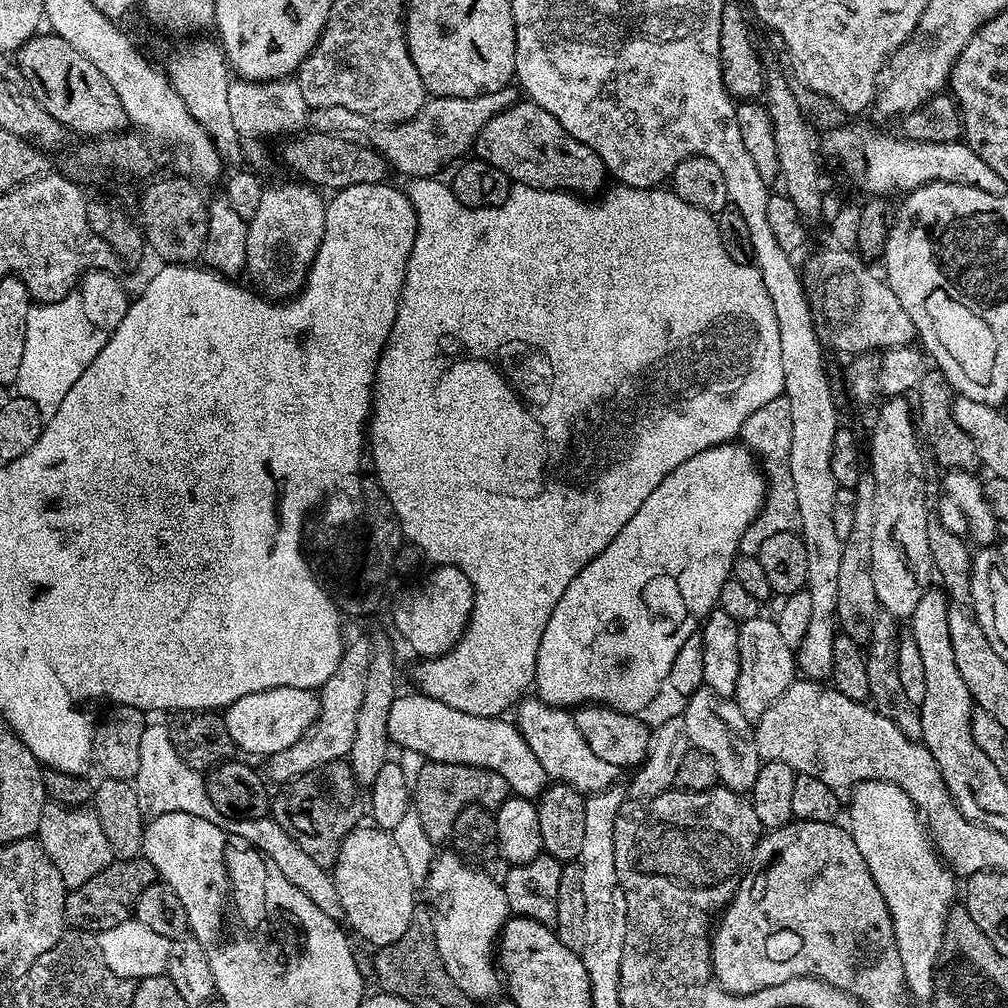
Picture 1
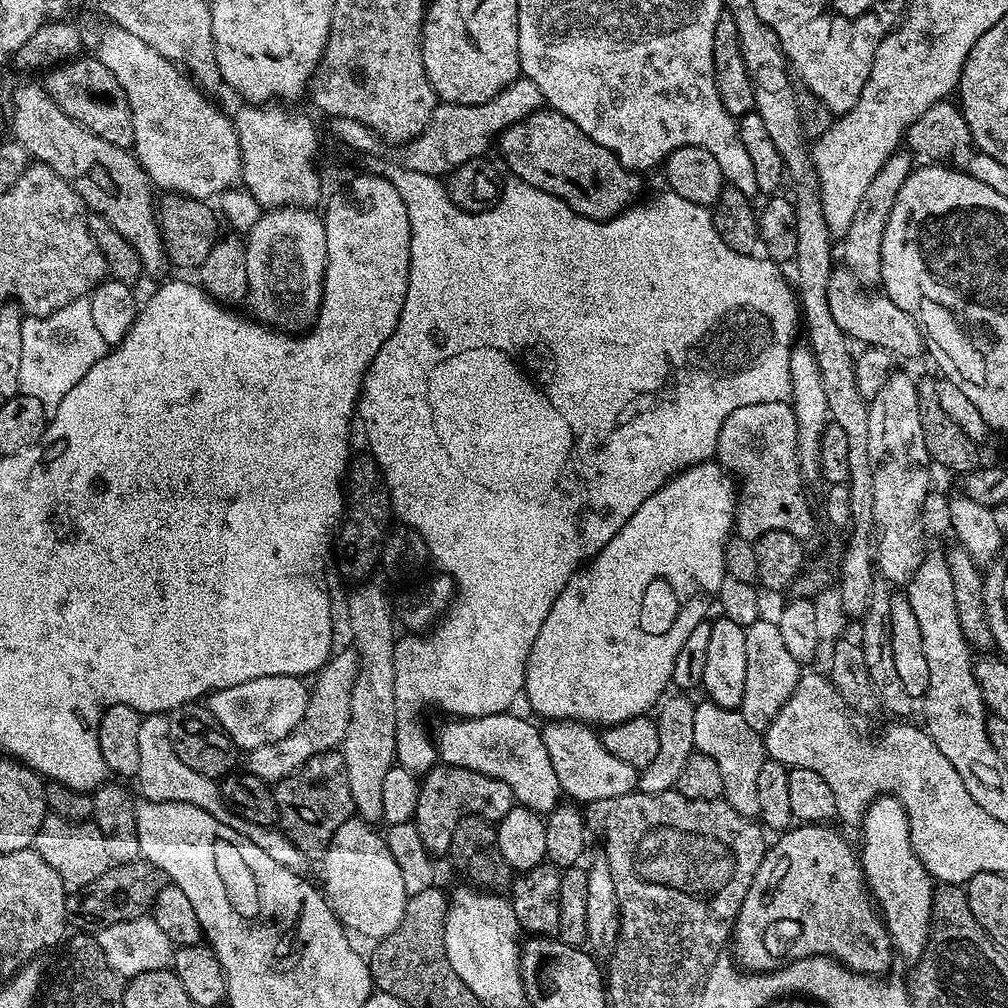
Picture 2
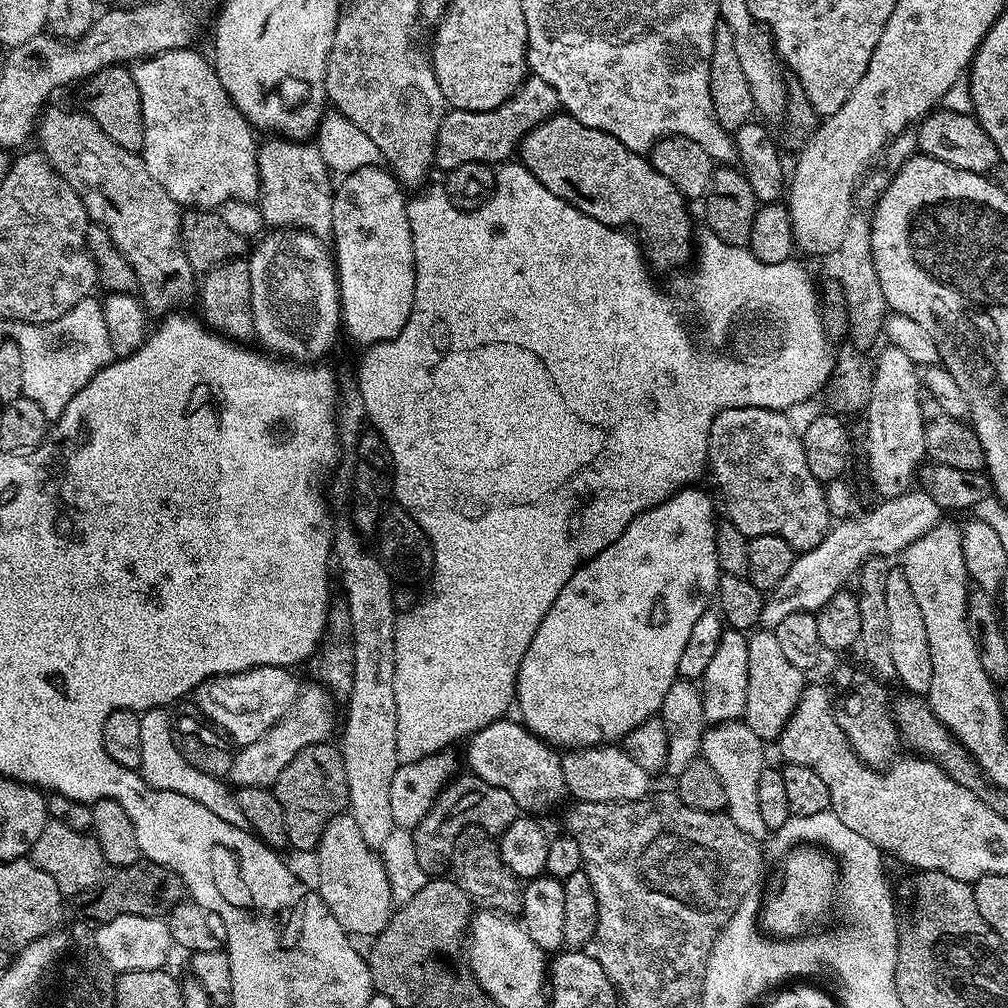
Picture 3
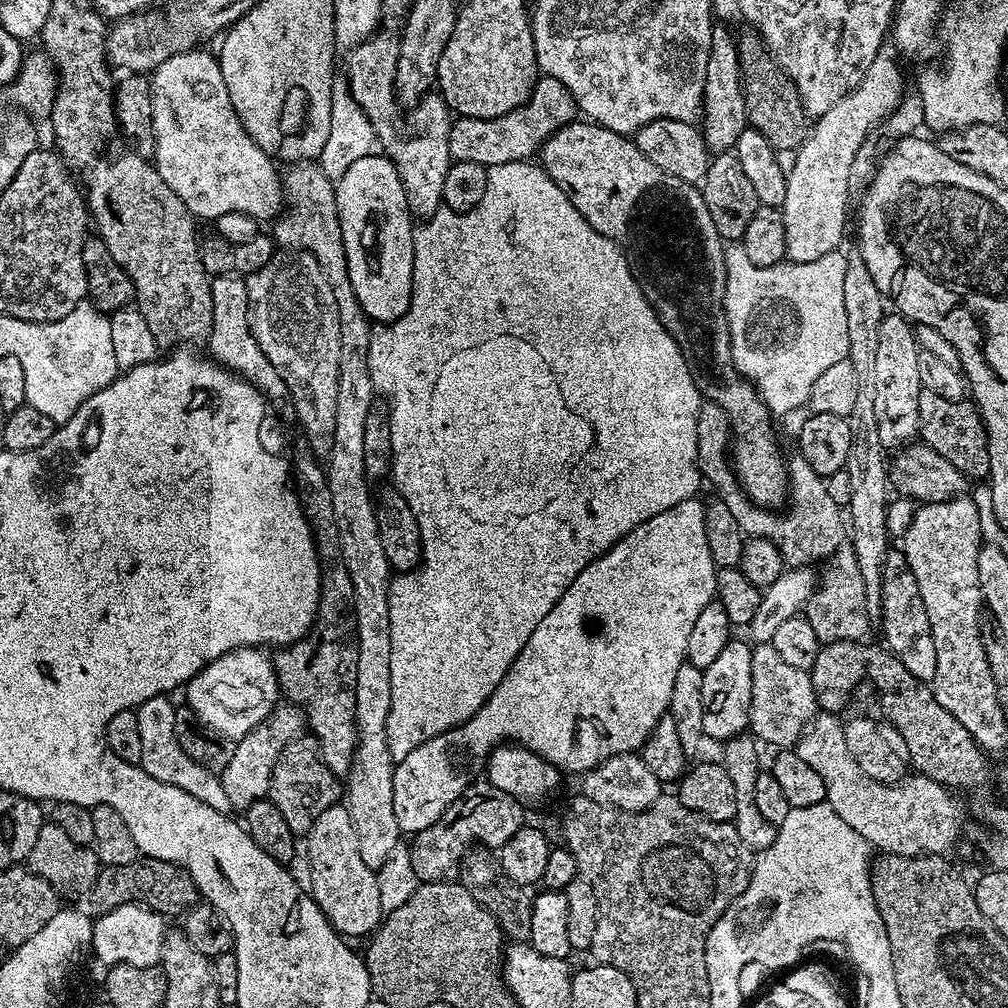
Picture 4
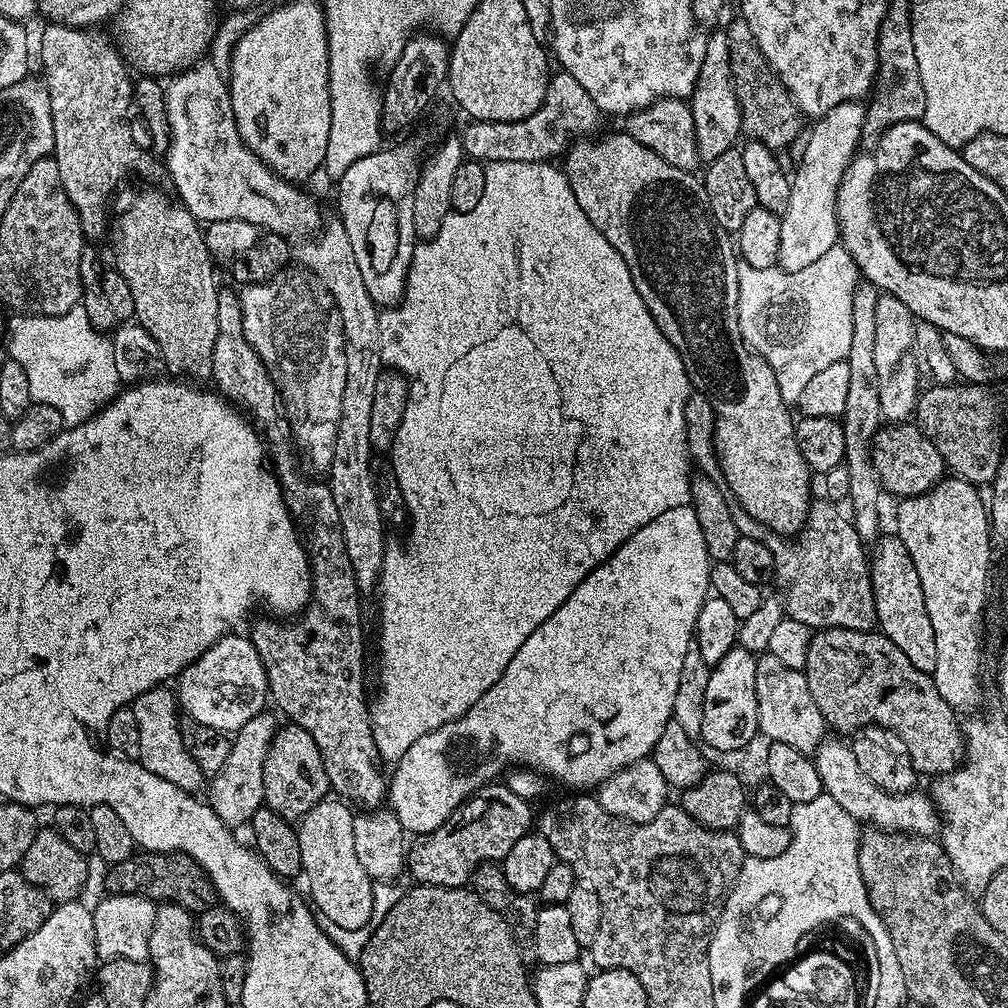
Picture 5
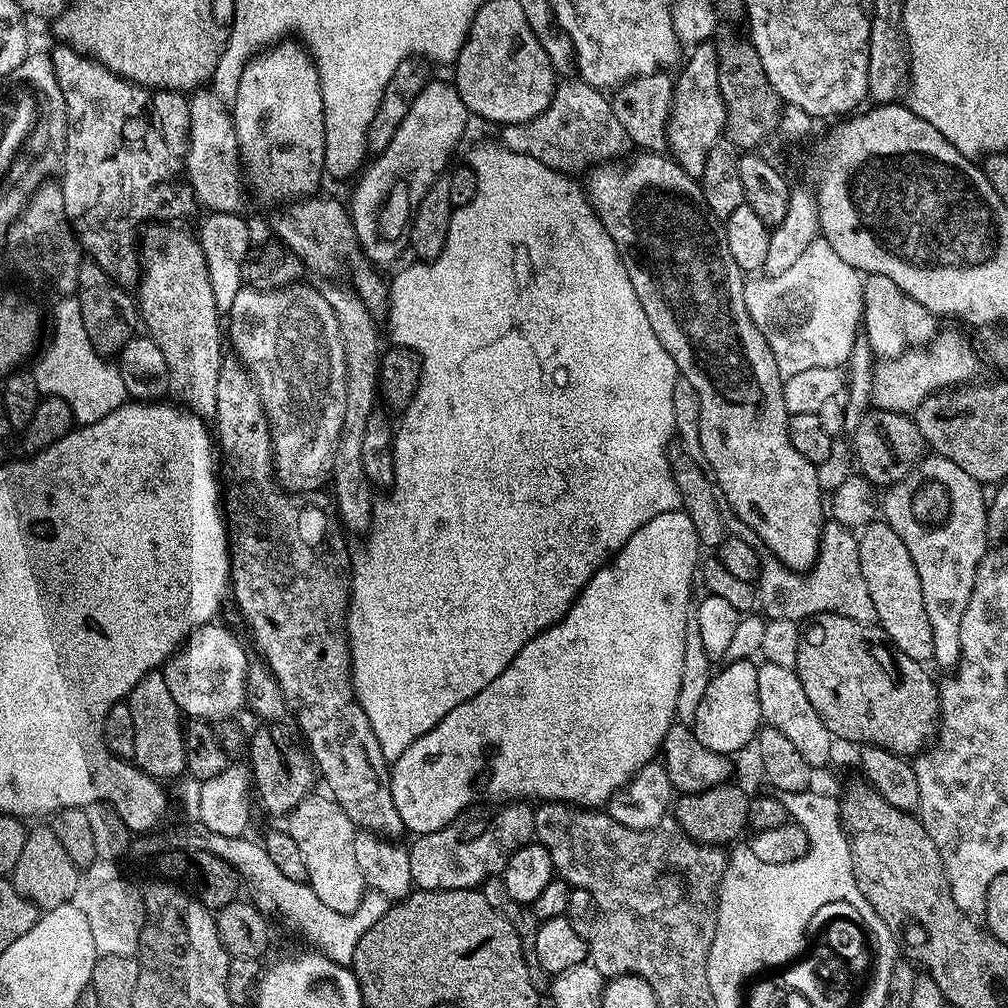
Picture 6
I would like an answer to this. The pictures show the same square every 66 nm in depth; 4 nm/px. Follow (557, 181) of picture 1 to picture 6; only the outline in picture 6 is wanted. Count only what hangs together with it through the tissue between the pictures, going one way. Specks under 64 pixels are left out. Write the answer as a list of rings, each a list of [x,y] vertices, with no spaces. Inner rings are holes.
[[[640,150],[635,154],[637,156],[629,164],[605,162],[596,165],[587,173],[588,203],[596,211],[596,217],[602,222],[610,234],[610,238],[615,242],[617,250],[620,251],[620,256],[624,259],[626,266],[626,274],[630,274],[630,282],[634,285],[634,294],[638,294],[638,302],[642,302],[642,310],[646,310],[646,318],[650,318],[650,326],[654,330],[654,334],[658,334],[658,342],[662,342],[662,346],[666,346],[666,350],[674,358],[677,373],[683,379],[688,380],[690,386],[694,386],[694,390],[698,394],[698,402],[701,404],[699,442],[703,452],[702,460],[714,477],[714,483],[723,503],[727,505],[730,512],[730,507],[732,507],[733,514],[750,531],[756,532],[755,539],[761,545],[764,543],[763,547],[767,551],[773,552],[786,567],[805,573],[808,569],[816,567],[816,560],[820,557],[820,536],[824,532],[826,523],[826,496],[818,486],[816,465],[810,463],[806,458],[802,458],[802,454],[798,454],[798,450],[794,450],[794,442],[790,442],[790,430],[788,429],[790,414],[786,410],[784,401],[784,380],[780,375],[778,362],[774,358],[774,350],[768,345],[767,338],[761,334],[758,326],[754,326],[754,322],[750,318],[750,310],[746,308],[746,294],[744,293],[746,273],[740,269],[738,262],[734,262],[734,258],[730,258],[730,250],[724,245],[721,221],[712,215],[704,192],[700,189],[699,179],[686,174],[686,170],[682,170],[671,155],[664,152]]]

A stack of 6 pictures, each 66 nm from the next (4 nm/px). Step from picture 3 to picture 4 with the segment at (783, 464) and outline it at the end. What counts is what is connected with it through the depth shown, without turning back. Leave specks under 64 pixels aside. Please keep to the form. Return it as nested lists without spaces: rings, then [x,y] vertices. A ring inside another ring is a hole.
[[[705,401],[701,405],[698,418],[698,442],[696,443],[697,464],[701,473],[701,477],[714,488],[713,492],[717,499],[726,503],[729,507],[730,514],[737,520],[738,526],[743,530],[744,534],[754,537],[766,538],[773,541],[776,546],[784,544],[784,540],[788,540],[788,544],[796,544],[796,536],[800,536],[800,540],[808,540],[808,554],[812,554],[812,561],[819,561],[823,556],[832,556],[840,547],[846,544],[846,516],[842,511],[842,506],[831,497],[828,483],[825,477],[820,476],[816,471],[811,469],[810,464],[798,454],[793,455],[789,459],[788,465],[788,494],[787,504],[783,510],[771,510],[759,507],[757,504],[749,500],[739,480],[736,477],[735,469],[730,465],[729,448],[732,442],[731,424],[725,411],[712,401]]]

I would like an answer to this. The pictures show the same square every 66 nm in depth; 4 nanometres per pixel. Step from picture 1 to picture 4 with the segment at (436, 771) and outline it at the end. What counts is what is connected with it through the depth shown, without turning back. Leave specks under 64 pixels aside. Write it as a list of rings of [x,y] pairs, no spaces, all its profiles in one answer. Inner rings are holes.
[[[469,784],[463,796],[449,806],[446,814],[442,814],[434,826],[426,826],[426,830],[411,837],[410,853],[418,880],[425,884],[451,881],[460,871],[461,860],[473,846],[499,850],[503,844],[510,842],[510,838],[514,838],[514,834],[525,827],[524,812],[525,805],[519,804],[510,798],[510,794],[498,790],[493,784]]]

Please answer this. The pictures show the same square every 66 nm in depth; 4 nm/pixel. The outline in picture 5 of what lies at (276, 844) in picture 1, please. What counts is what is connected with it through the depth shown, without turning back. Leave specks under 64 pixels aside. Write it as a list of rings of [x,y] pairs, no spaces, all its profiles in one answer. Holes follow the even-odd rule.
[[[161,686],[146,690],[146,694],[138,694],[130,707],[134,710],[134,718],[138,722],[142,750],[138,763],[150,774],[158,774],[158,778],[166,778],[166,782],[174,782],[182,790],[193,794],[199,793],[199,788],[206,784],[202,770],[198,770],[198,762],[190,758],[186,746],[182,746],[180,733],[181,709],[178,707],[178,697],[171,687]]]

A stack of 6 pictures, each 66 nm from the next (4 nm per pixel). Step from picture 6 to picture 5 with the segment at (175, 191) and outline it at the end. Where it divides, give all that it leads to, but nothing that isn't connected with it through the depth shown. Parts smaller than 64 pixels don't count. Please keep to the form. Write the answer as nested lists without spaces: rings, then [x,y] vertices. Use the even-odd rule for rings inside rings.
[[[48,22],[43,25],[44,33],[40,36],[40,64],[44,67],[44,76],[46,87],[48,89],[48,97],[50,98],[50,106],[52,107],[52,121],[54,122],[54,146],[56,147],[54,158],[58,162],[58,174],[62,174],[62,186],[66,186],[66,194],[70,198],[70,202],[74,206],[74,210],[78,214],[78,218],[82,222],[82,230],[85,237],[100,236],[104,231],[109,231],[110,220],[108,224],[108,199],[112,196],[112,191],[119,186],[120,180],[127,178],[131,172],[136,172],[139,168],[144,168],[148,164],[148,156],[142,149],[136,145],[136,140],[132,137],[132,132],[128,129],[128,111],[134,108],[134,80],[128,77],[130,73],[129,65],[123,56],[120,55],[117,45],[111,39],[108,40],[100,33],[100,30],[93,30],[91,27],[76,28],[71,24],[61,24],[57,22]]]

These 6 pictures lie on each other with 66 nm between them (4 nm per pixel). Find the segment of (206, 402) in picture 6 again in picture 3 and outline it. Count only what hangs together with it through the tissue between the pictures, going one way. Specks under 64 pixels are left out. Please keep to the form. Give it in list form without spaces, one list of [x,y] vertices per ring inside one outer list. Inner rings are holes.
[[[45,107],[38,121],[41,144],[39,147],[44,157],[52,163],[57,174],[72,187],[74,194],[82,198],[82,206],[89,221],[102,226],[102,230],[106,230],[109,240],[114,242],[126,262],[130,262],[136,275],[138,296],[145,309],[156,318],[179,309],[176,308],[179,304],[186,303],[194,296],[194,273],[190,262],[186,262],[186,254],[180,241],[181,205],[177,204],[174,198],[170,198],[170,194],[166,194],[162,186],[158,186],[154,174],[146,170],[143,155],[122,150],[122,146],[118,146],[118,142],[106,135],[98,126],[98,122],[94,122],[91,116],[83,111],[71,112],[68,108],[52,107]]]

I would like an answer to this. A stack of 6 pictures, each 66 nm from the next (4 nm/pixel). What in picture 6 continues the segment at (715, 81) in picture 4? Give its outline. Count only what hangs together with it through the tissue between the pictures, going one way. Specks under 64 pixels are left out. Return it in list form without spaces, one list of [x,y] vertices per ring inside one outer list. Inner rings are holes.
[[[715,43],[695,45],[683,61],[684,73],[674,80],[672,90],[672,119],[668,122],[670,155],[686,174],[699,177],[706,170],[706,158],[715,144],[721,143],[727,122],[726,102],[718,82],[719,56]]]

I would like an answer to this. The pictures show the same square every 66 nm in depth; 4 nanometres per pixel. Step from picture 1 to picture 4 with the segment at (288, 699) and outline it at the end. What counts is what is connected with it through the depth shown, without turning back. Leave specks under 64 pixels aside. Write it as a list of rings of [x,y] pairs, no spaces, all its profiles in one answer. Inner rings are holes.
[[[236,648],[233,652],[214,658],[186,685],[191,715],[208,728],[235,742],[264,721],[281,699],[276,669],[267,651],[255,648]]]

